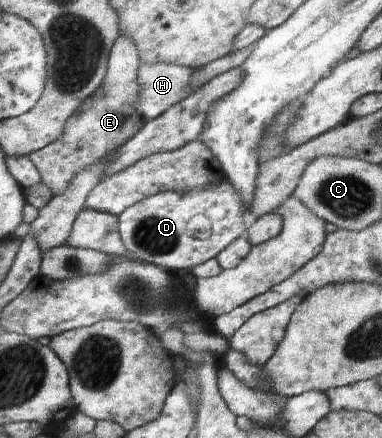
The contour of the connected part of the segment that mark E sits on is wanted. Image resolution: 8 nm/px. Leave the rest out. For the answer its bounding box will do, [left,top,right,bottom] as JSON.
[29,33,146,197]

